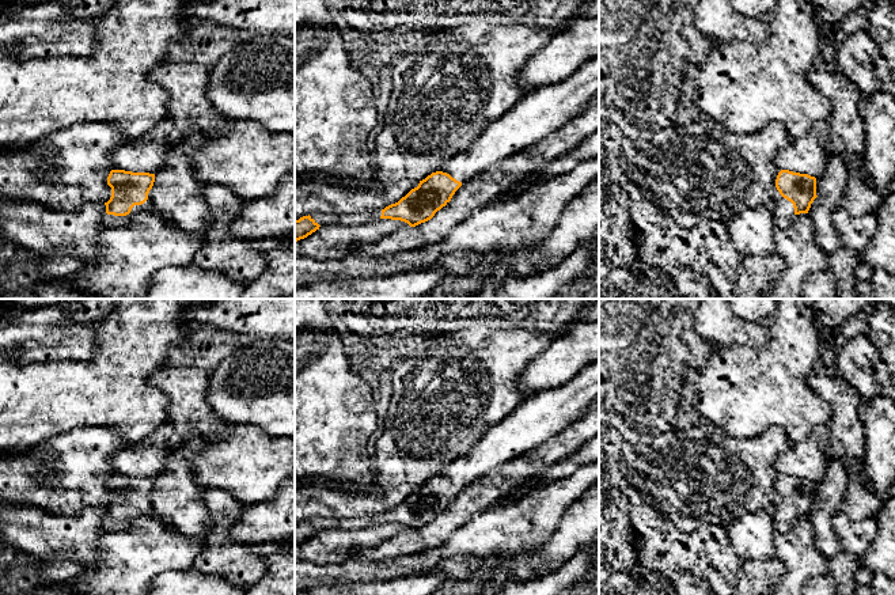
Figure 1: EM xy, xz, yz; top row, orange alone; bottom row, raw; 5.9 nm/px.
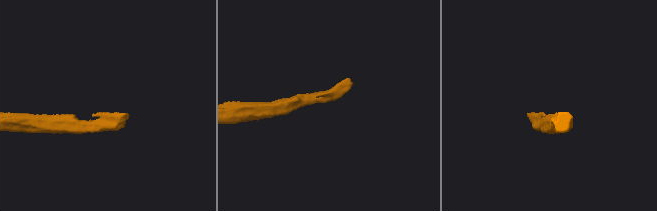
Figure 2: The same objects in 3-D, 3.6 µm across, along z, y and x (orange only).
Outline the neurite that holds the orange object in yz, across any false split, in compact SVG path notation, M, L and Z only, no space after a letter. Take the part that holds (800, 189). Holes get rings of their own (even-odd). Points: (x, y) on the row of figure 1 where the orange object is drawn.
M781 170L773 189L771 209L777 227L786 228L796 215L808 213L816 196L816 178L808 174Z

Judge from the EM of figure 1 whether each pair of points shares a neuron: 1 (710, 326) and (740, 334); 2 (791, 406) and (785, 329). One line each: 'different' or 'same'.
1: same
2: same

